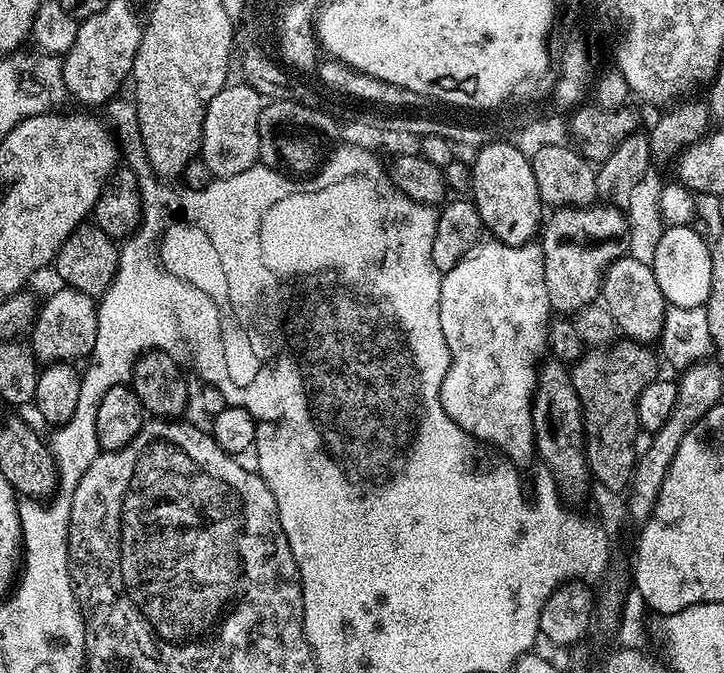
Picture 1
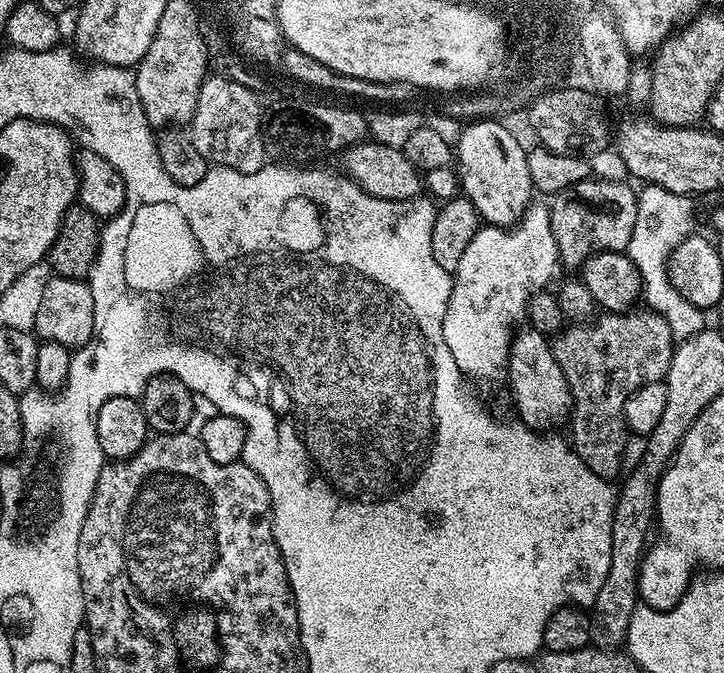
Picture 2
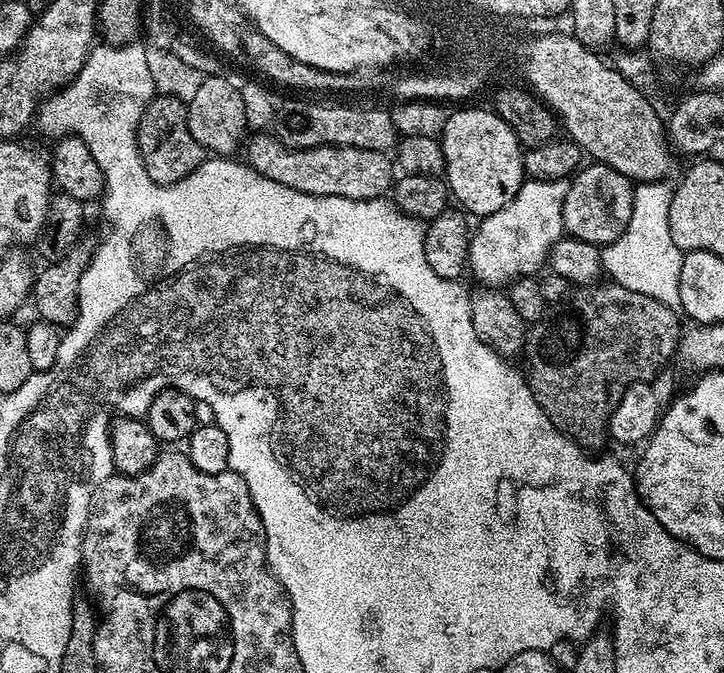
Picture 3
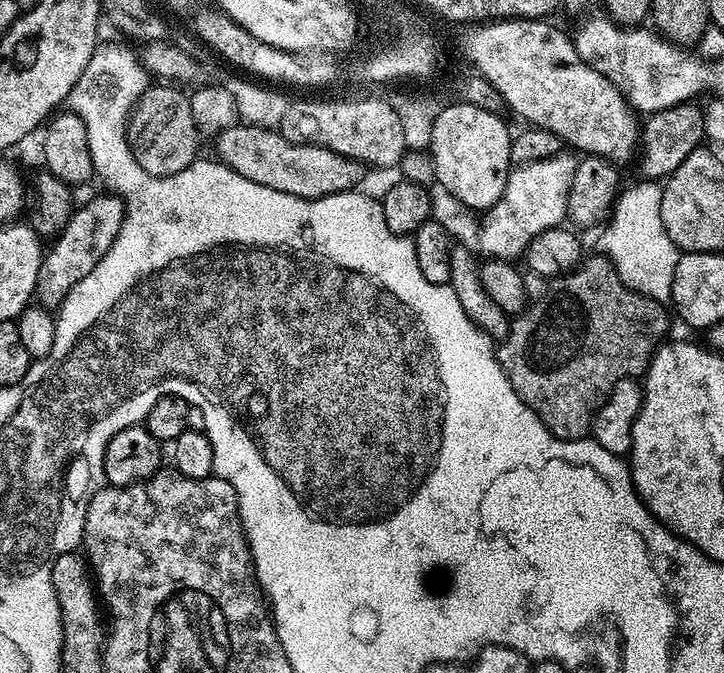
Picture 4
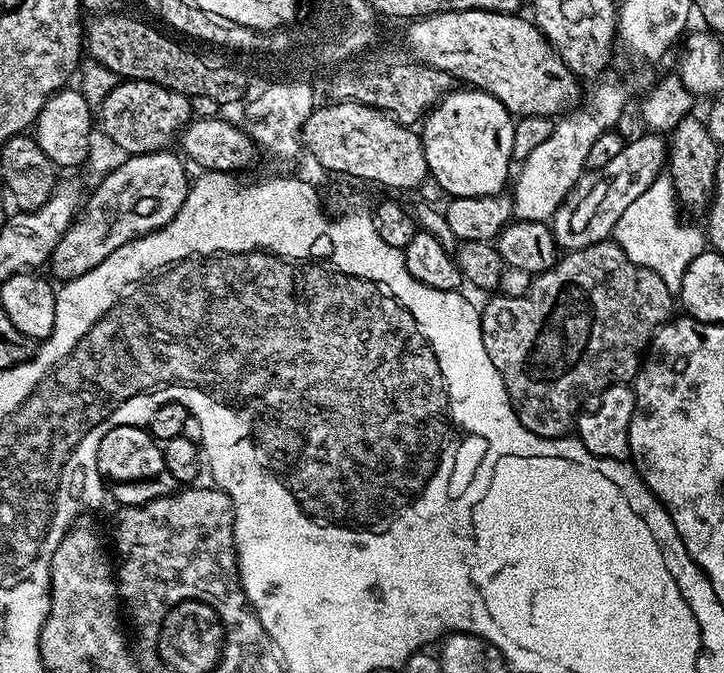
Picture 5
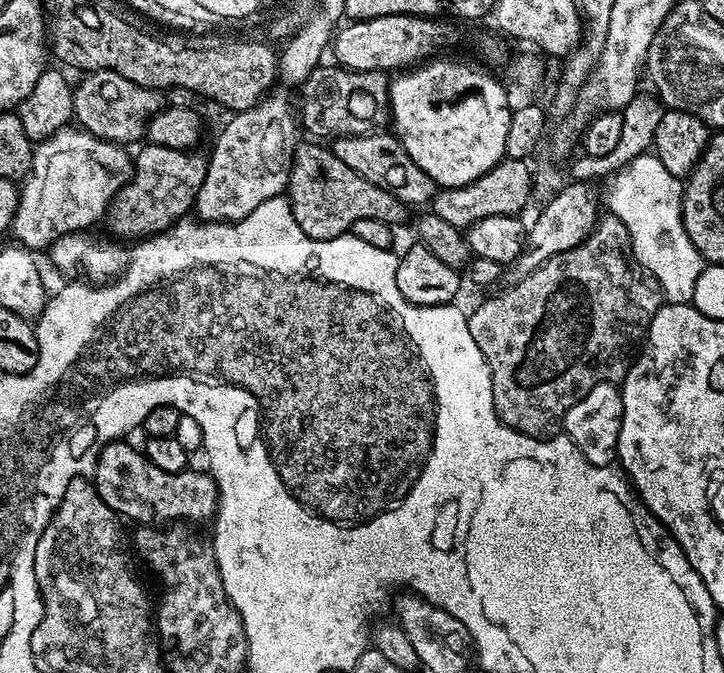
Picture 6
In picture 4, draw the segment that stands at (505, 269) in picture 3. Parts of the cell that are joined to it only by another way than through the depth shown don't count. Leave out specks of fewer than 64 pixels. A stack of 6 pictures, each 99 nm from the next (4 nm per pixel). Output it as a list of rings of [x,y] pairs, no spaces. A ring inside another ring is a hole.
[[[562,150],[538,162],[515,165],[508,173],[502,198],[498,198],[496,205],[483,213],[484,218],[482,216],[479,223],[479,251],[488,258],[520,258],[538,234],[561,227],[568,215],[567,200],[577,161],[571,151]]]

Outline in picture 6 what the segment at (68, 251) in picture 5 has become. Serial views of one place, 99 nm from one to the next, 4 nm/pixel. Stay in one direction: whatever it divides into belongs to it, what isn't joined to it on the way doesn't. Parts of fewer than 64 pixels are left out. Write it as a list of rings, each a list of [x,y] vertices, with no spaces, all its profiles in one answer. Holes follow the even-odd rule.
[[[144,146],[140,153],[135,153],[132,178],[112,199],[106,213],[106,224],[112,227],[111,235],[151,238],[185,219],[193,211],[196,195],[206,178],[208,161],[196,154],[192,150],[183,152],[155,146]]]

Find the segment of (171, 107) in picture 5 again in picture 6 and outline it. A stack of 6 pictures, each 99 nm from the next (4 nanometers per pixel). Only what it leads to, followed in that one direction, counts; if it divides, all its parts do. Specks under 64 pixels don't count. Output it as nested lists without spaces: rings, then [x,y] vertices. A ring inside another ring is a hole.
[[[89,72],[83,77],[84,81],[75,85],[72,93],[72,101],[76,107],[74,120],[85,132],[94,134],[103,140],[109,140],[111,144],[132,146],[135,140],[143,141],[148,131],[148,123],[152,116],[158,114],[165,107],[165,93],[159,88],[147,88],[138,86],[138,82],[130,82],[130,78],[122,78],[122,74],[113,72]]]

